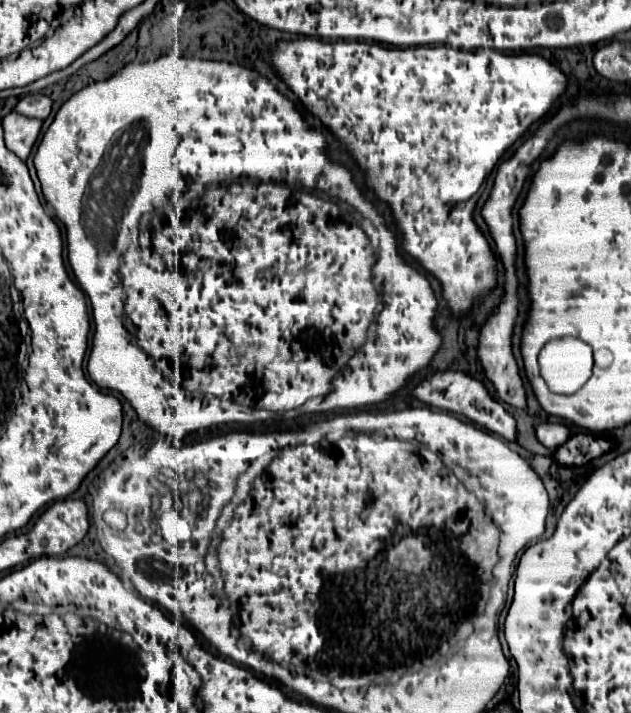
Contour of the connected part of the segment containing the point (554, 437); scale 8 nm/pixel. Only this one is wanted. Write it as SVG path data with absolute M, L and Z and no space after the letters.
M541 423L537 427L537 439L549 449L557 449L559 445L563 445L569 435L569 427L563 423Z

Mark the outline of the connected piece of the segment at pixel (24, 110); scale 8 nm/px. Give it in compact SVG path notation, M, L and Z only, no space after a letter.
M33 93L33 95L25 95L25 97L17 103L15 111L21 113L21 115L27 115L27 117L47 119L49 113L51 113L51 107L53 107L51 97L41 95L41 93Z

